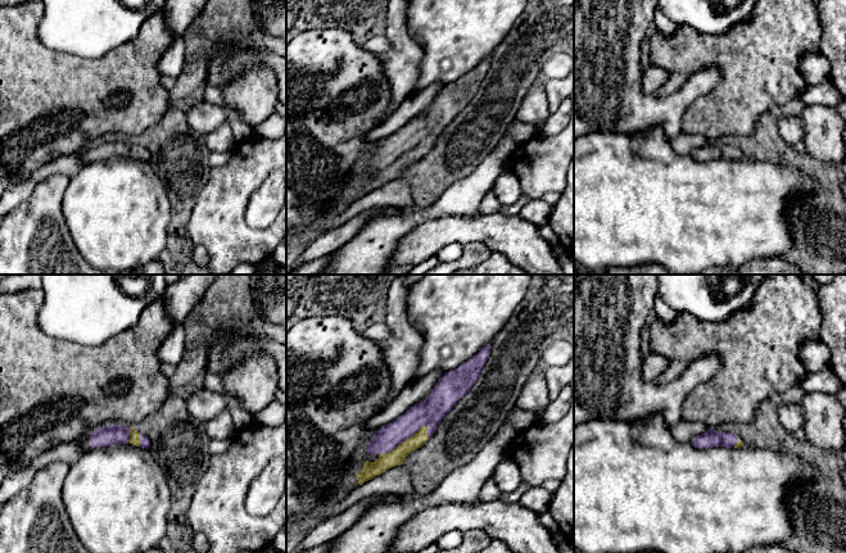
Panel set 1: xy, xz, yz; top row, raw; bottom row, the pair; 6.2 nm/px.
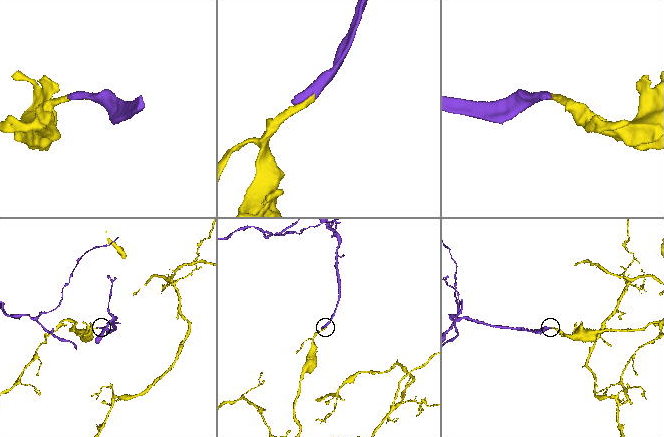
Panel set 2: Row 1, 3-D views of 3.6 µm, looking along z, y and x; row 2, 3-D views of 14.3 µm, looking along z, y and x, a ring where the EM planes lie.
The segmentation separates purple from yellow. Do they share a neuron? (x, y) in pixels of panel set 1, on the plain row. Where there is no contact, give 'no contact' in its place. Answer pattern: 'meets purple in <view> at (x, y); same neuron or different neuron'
meets purple in xz at (403, 153); same neuron

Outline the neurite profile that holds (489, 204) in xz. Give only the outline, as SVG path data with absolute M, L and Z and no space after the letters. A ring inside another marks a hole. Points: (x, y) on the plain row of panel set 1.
M492 190L485 194L479 205L479 210L481 214L492 214L499 210L501 208L502 205L498 203Z

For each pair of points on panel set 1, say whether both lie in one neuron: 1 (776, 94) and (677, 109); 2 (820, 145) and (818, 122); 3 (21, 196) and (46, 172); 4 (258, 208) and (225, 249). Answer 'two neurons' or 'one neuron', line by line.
1: two neurons
2: one neuron
3: one neuron
4: two neurons

